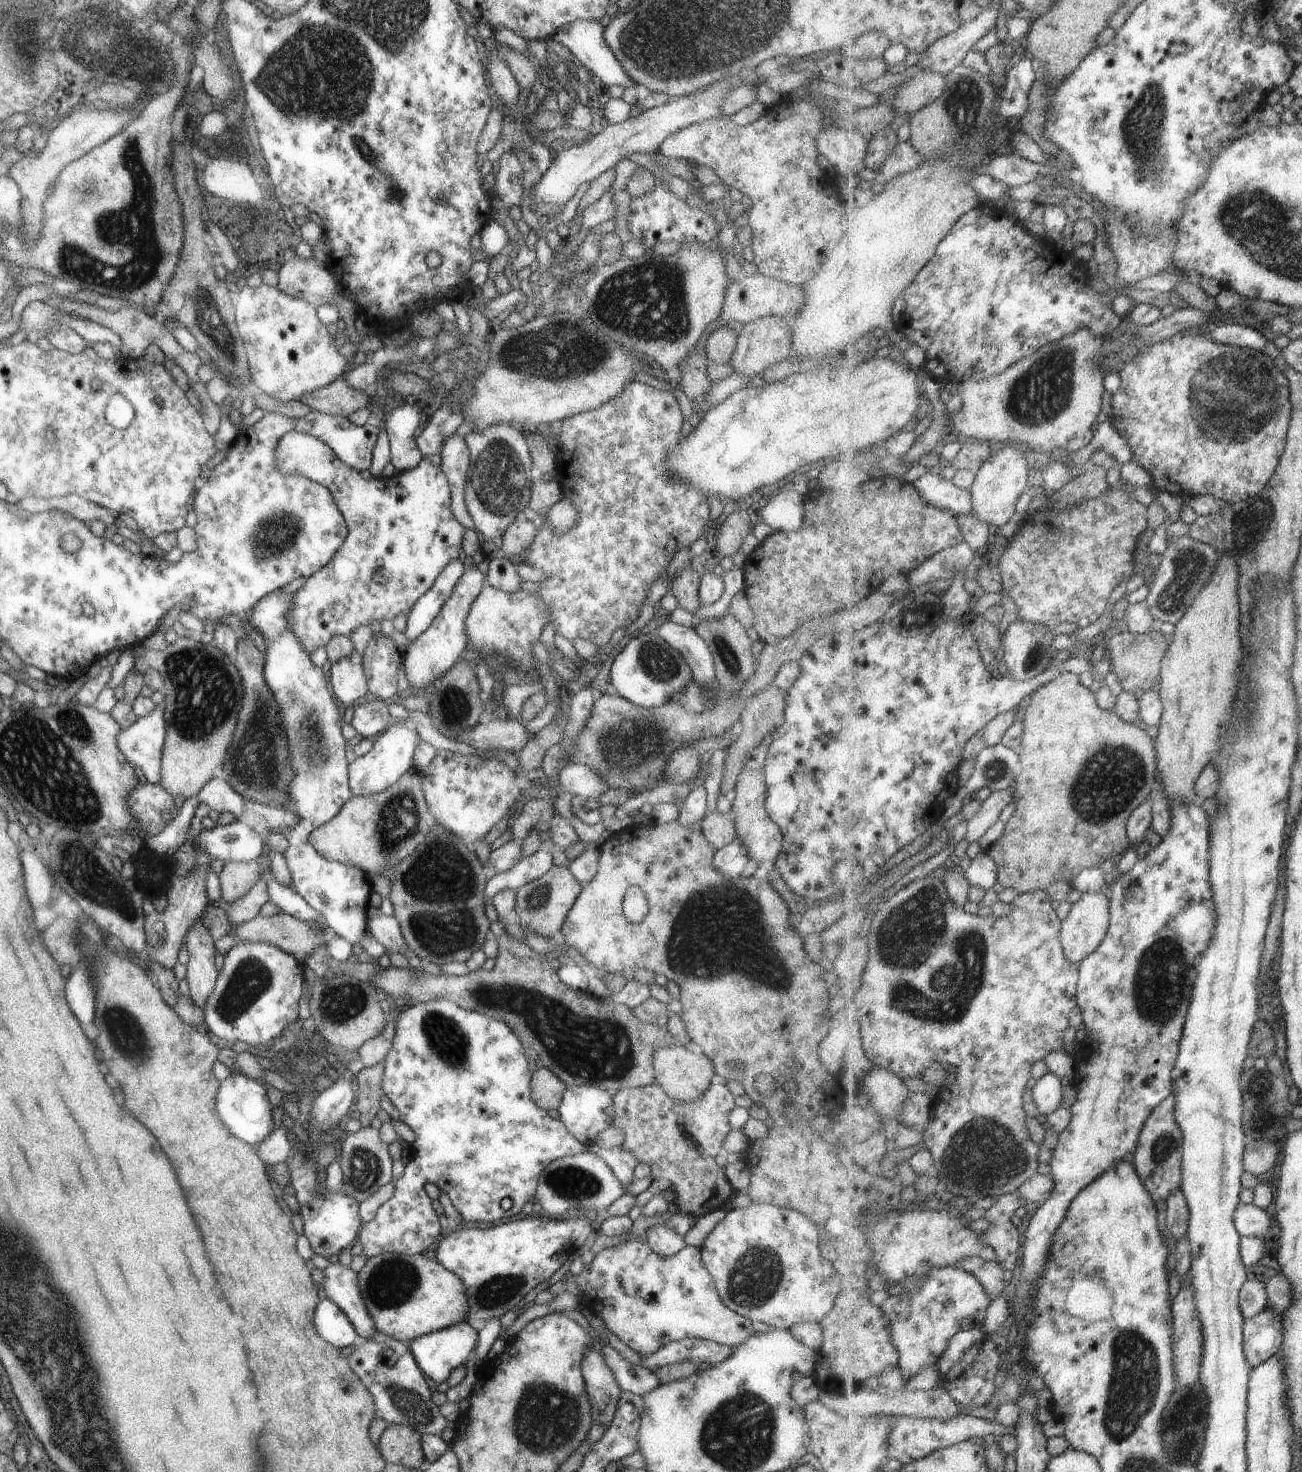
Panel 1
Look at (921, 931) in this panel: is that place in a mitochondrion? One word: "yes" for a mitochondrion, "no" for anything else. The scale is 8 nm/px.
yes

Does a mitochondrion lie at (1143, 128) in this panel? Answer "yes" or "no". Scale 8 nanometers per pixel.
yes

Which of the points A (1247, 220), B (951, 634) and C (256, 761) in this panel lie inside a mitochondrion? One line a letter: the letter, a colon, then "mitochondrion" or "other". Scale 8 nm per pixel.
A: mitochondrion
B: other
C: mitochondrion

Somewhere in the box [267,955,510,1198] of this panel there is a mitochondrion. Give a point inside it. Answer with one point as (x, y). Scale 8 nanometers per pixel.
(447, 1040)

